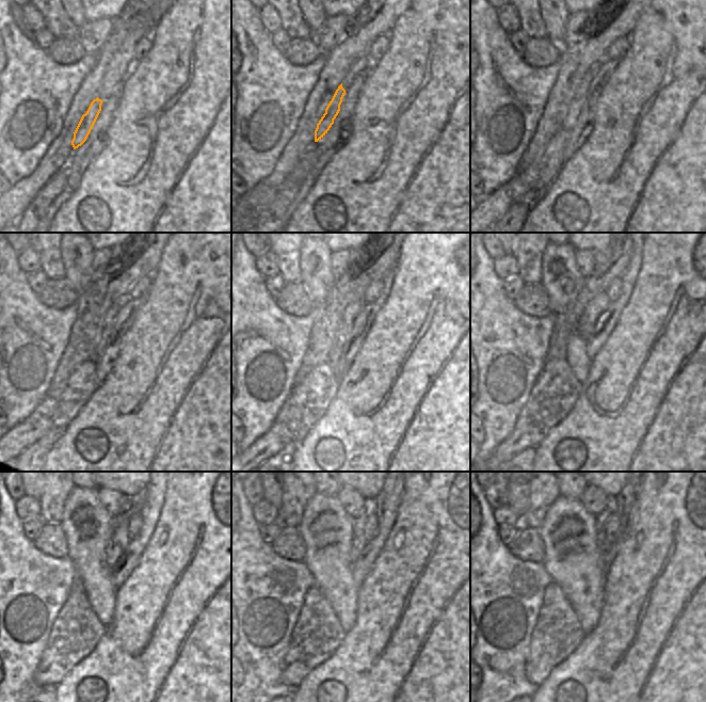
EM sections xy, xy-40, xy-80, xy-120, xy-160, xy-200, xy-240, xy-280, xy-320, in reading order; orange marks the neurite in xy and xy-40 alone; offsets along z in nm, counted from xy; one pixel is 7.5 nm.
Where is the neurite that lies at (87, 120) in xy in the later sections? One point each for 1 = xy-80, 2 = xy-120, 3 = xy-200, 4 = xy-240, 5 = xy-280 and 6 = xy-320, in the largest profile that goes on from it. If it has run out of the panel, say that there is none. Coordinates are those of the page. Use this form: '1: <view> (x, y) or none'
1: xy-80 (575, 107)
2: xy-120 (111, 314)
3: xy-200 (598, 303)
4: xy-240 (119, 539)
5: xy-280 (359, 521)
6: xy-320 (600, 517)

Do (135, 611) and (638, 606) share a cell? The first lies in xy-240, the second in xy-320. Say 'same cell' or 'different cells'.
same cell

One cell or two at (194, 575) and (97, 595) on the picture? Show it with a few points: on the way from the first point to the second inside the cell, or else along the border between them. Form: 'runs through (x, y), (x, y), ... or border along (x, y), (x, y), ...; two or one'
border along (118, 588), (114, 603); two

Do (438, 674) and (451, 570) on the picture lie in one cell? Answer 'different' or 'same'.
same

